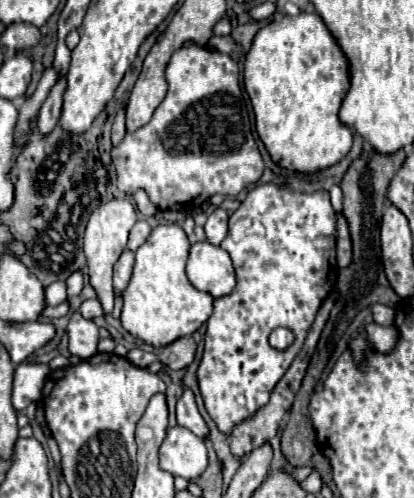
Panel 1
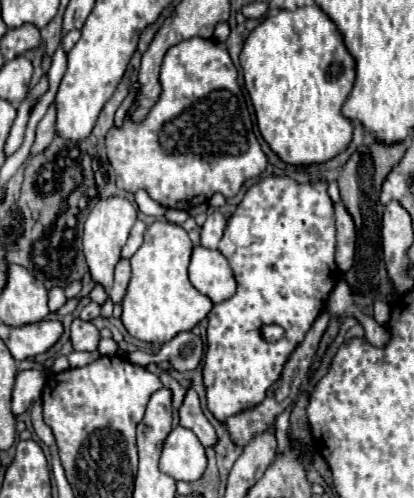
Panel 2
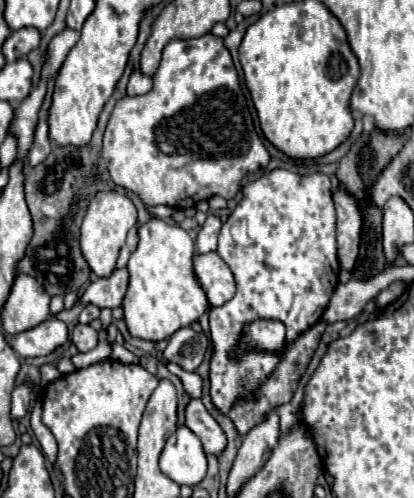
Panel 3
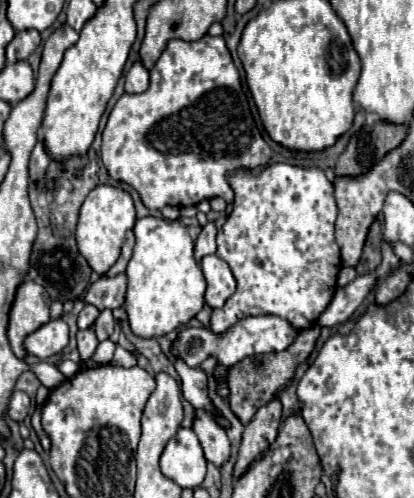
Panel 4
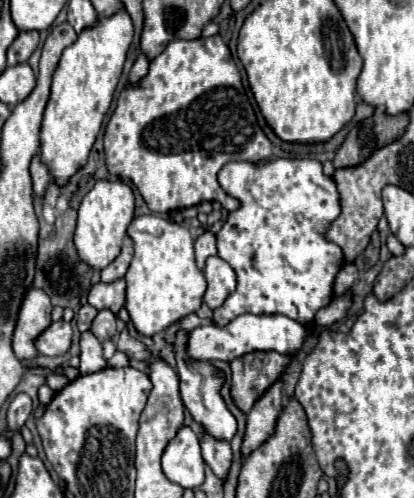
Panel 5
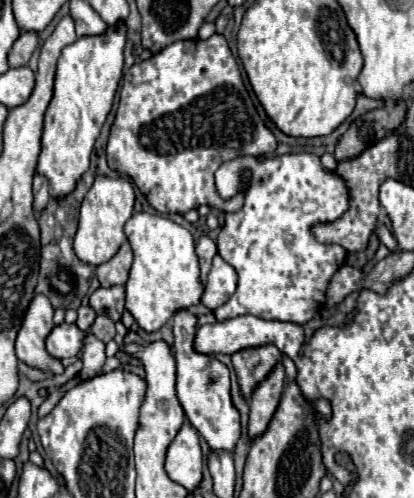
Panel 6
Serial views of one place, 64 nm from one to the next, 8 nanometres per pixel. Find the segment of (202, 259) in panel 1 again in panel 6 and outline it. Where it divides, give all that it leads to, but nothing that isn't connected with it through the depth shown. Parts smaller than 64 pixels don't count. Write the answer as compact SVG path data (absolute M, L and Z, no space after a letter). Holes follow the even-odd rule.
M216 254L200 302L206 308L216 310L234 294L234 290L236 290L236 270L222 256Z

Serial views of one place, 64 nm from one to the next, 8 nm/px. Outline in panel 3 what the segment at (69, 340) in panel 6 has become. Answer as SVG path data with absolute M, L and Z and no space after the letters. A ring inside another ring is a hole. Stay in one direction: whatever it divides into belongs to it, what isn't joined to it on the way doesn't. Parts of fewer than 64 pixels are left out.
M48 318L44 324L38 324L36 328L22 332L20 336L12 336L8 344L16 350L16 354L20 354L22 358L28 358L28 356L52 354L66 340L68 340L66 324L58 318Z

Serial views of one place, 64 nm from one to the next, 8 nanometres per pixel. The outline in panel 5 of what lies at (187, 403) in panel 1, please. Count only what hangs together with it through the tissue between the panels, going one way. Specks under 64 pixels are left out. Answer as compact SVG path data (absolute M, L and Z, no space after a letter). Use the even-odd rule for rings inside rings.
M204 436L200 444L202 444L202 456L206 464L222 482L226 482L232 464L230 444L220 444L220 440L212 440L212 436Z

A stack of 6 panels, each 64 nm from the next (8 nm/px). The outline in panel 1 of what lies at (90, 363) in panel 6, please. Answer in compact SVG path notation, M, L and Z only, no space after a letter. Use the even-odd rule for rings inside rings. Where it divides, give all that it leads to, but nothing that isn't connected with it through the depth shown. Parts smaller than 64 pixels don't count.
M80 312L72 314L70 324L68 324L68 350L70 354L76 354L80 358L90 358L96 354L96 344L98 344L98 326L92 320L84 320Z

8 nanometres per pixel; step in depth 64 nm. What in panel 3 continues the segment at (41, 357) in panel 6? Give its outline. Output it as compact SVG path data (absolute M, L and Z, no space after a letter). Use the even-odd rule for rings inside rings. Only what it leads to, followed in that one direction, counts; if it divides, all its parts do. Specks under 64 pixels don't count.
M16 276L16 284L12 286L8 304L4 304L2 312L4 332L14 336L48 320L48 304L50 296L40 288L40 284L36 284L36 280L32 280L32 276Z

